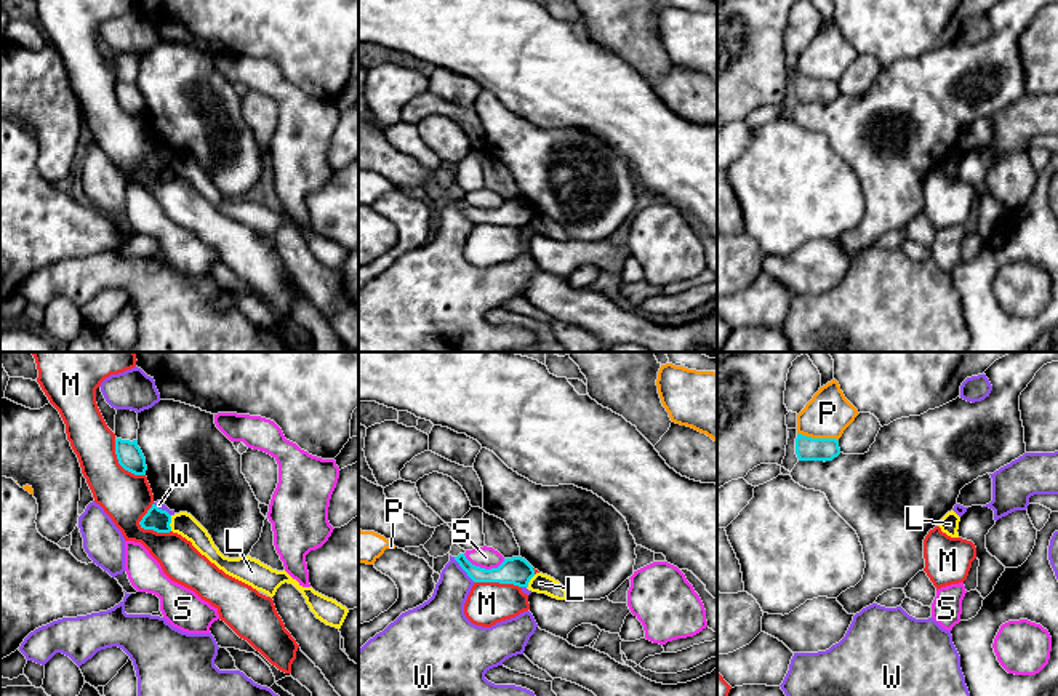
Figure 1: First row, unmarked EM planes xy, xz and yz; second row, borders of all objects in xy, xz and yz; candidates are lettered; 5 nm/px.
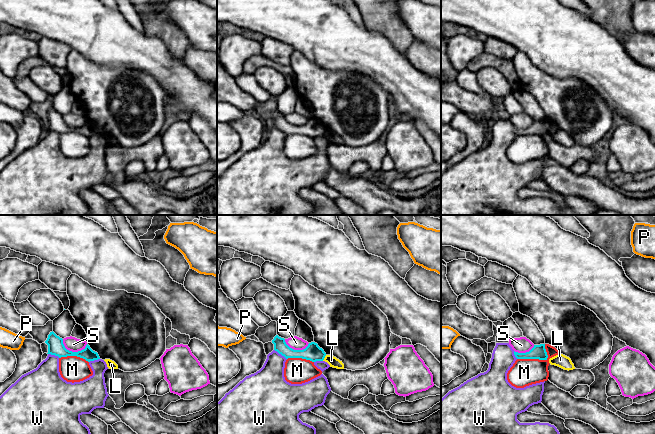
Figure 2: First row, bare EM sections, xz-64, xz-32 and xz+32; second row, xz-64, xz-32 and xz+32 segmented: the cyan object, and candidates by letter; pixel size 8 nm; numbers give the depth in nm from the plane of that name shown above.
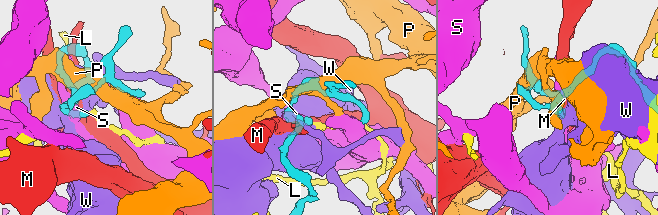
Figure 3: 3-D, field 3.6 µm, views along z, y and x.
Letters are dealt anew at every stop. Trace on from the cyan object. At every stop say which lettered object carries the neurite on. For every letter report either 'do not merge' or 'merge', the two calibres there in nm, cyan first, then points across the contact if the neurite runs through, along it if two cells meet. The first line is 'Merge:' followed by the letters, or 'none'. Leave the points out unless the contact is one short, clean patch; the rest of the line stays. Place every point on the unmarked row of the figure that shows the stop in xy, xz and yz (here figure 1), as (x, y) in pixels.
Merge: none
L: do not merge; calibres 120 and 120 nm; border xy (172, 157), (170, 172)
M: do not merge; calibres 120 and 240 nm
P: do not merge; calibres 120 and 220 nm
S: do not merge; calibres 140 and 110 nm; border xz (463, 196), (472, 205), (485, 210), (496, 210), (504, 202)
W: do not merge; calibres 130 and 200 nm

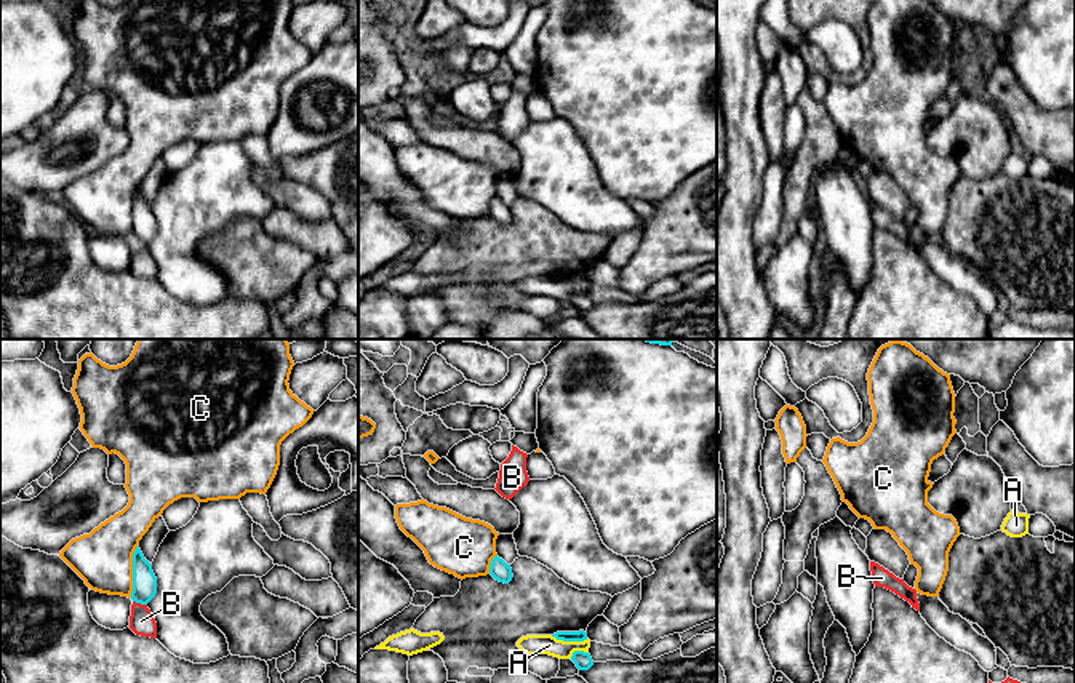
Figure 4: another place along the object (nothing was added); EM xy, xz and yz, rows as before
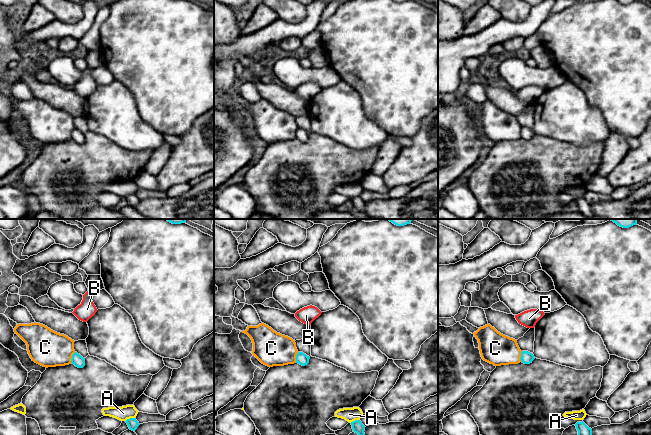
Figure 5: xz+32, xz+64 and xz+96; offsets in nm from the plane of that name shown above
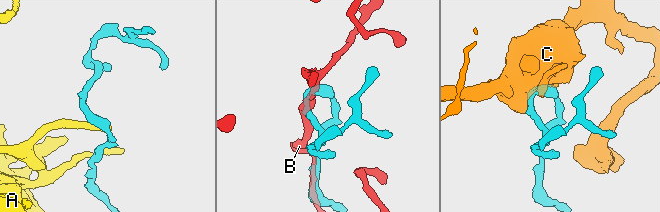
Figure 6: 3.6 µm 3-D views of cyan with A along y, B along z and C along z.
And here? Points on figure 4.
Merge: none
A: do not merge; calibres 60 and 100 nm; border xz (551, 277), (560, 282), (587, 280)
B: do not merge; calibres 130 and 130 nm
C: do not merge; calibres 130 and 300 nm

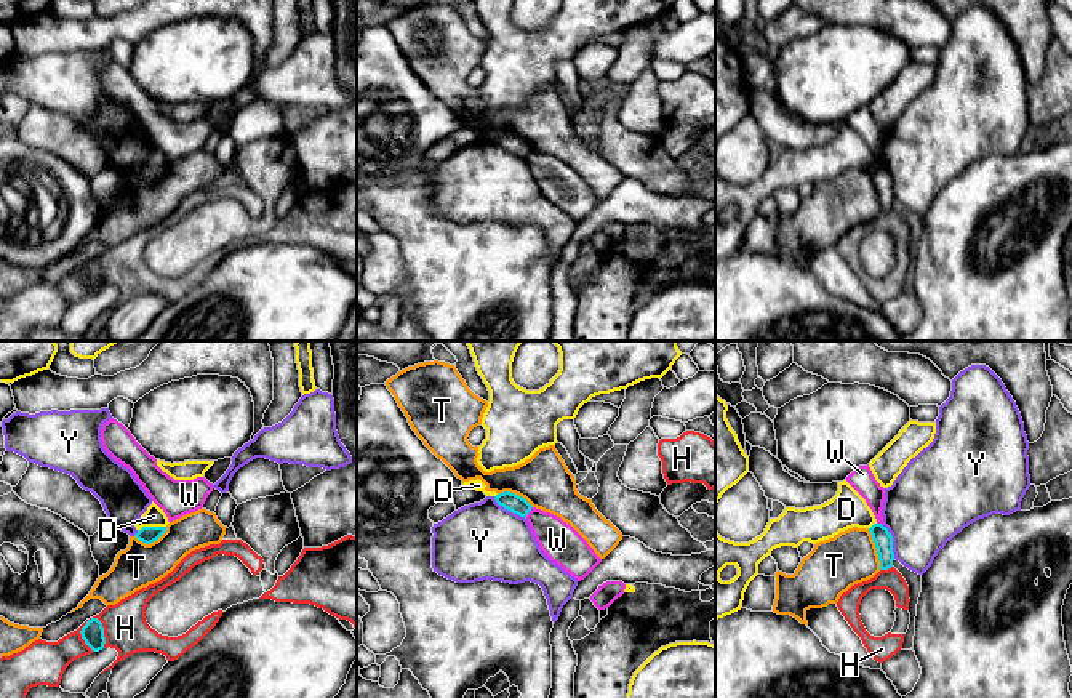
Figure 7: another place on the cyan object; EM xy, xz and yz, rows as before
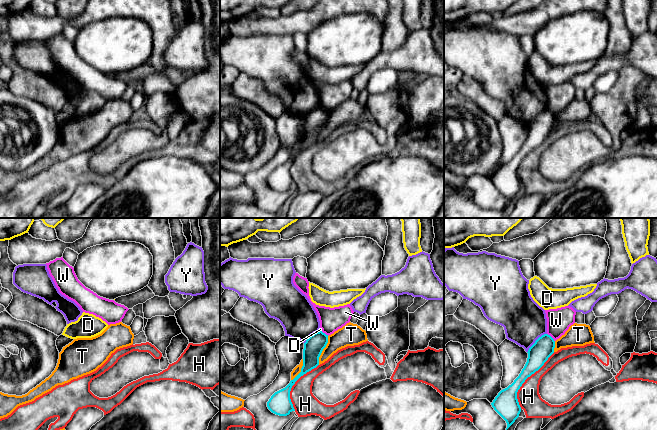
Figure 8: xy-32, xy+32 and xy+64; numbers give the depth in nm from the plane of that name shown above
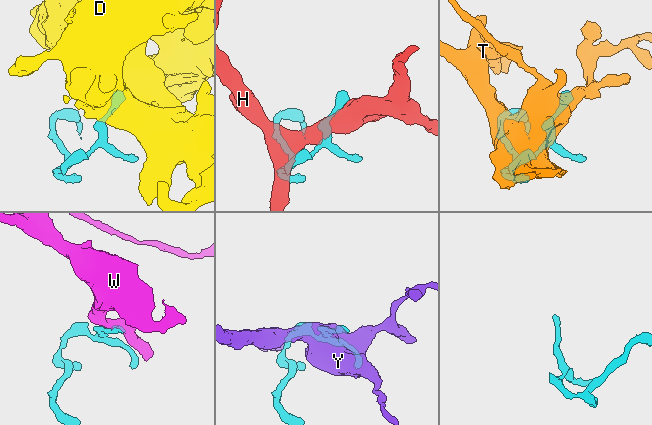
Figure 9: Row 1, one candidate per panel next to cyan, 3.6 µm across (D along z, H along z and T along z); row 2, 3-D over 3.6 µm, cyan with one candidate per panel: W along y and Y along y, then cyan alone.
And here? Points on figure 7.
Merge: D
D: merge; calibres 90 and 100 nm; way xy (148, 176), (151, 168), (154, 157)
H: do not merge; calibres 110 and 220 nm
T: do not merge; calibres 100 and 280 nm; border yz (868, 170), (880, 210)
W: do not merge; calibres 90 and 190 nm; border xz (532, 148), (525, 159)
Y: do not merge; calibres 90 and 380 nm

